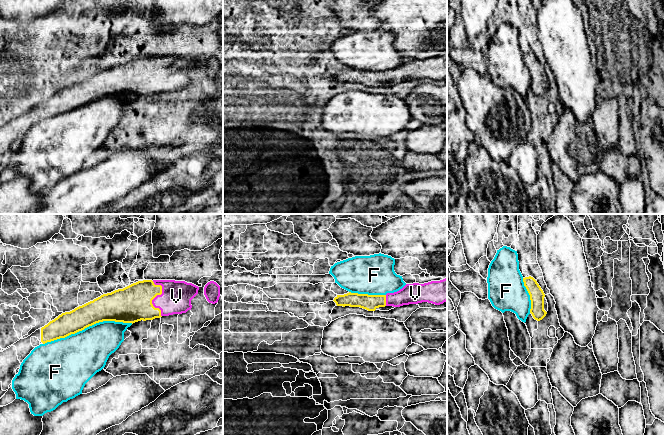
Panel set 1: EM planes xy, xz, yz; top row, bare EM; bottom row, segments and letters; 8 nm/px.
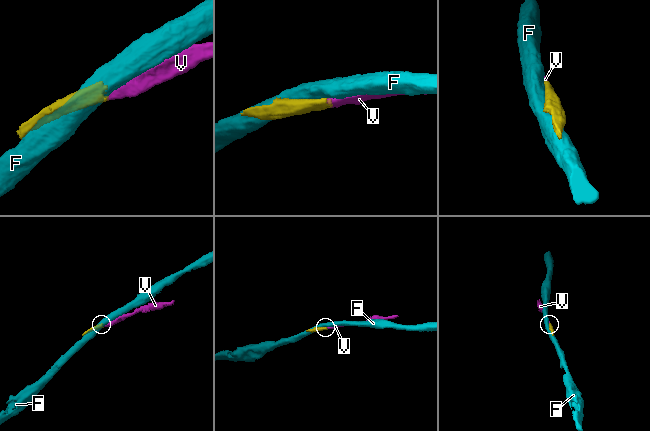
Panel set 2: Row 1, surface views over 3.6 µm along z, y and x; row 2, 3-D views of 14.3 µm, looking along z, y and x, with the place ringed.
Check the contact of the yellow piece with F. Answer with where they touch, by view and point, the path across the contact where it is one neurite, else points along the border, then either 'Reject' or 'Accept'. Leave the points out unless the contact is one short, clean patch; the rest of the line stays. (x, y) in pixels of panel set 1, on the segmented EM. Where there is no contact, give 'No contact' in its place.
Touches yellow at xy (87, 326). Reject

